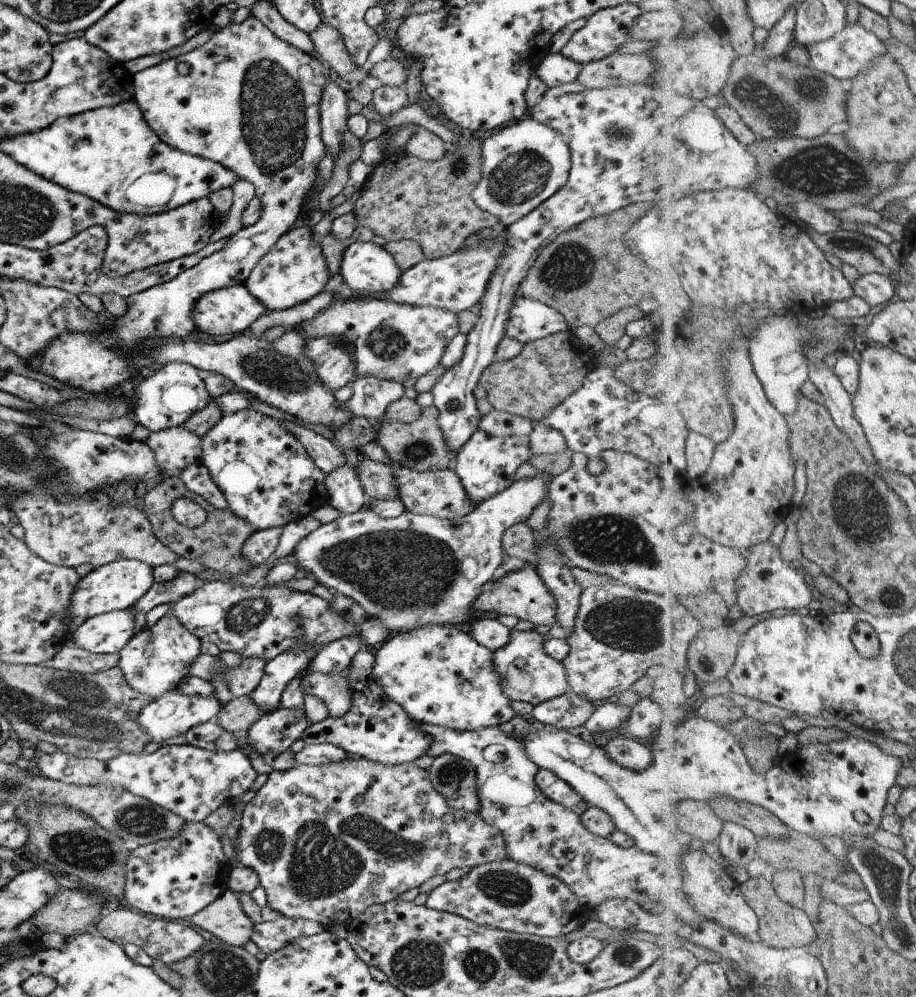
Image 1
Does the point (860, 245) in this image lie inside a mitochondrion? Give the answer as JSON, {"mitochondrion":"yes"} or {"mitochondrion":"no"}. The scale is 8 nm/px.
{"mitochondrion":"yes"}

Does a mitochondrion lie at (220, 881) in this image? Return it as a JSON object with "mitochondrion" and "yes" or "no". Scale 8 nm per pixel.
{"mitochondrion":"no"}

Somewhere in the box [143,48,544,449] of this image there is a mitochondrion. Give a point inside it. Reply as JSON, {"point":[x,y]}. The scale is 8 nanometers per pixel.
{"point":[273,114]}

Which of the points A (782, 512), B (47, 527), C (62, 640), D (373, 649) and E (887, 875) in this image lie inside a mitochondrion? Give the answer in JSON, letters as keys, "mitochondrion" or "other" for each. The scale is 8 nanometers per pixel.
{"A":"other","B":"other","C":"other","D":"other","E":"mitochondrion"}

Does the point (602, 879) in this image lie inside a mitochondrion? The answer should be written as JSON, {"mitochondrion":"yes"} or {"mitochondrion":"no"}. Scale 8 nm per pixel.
{"mitochondrion":"no"}

